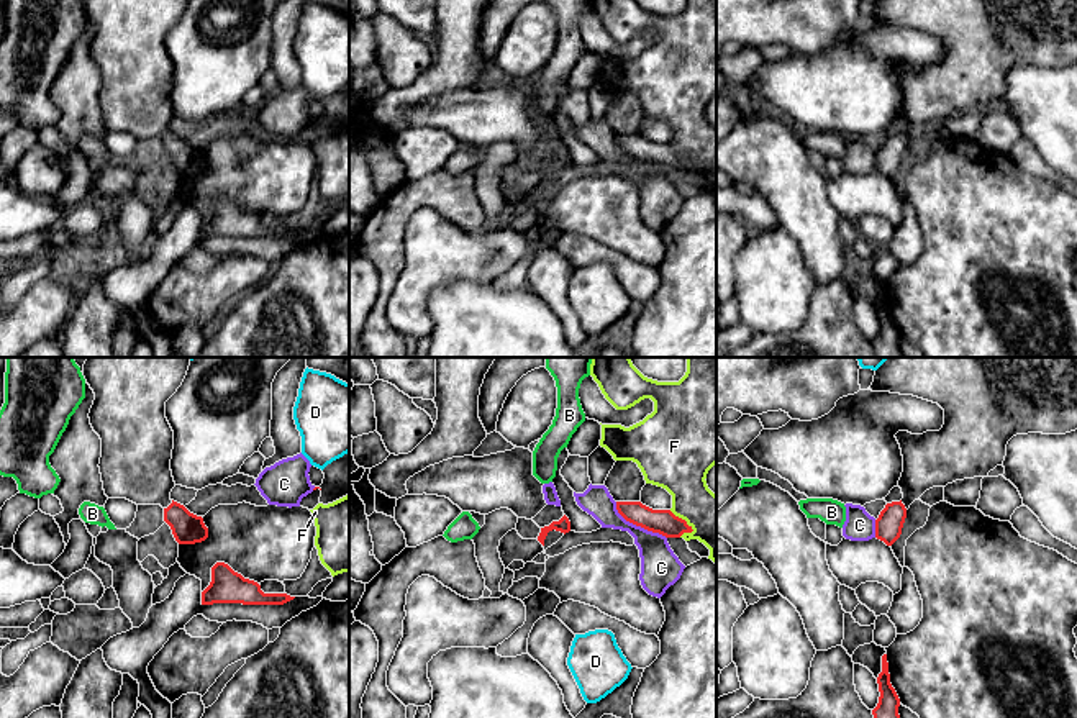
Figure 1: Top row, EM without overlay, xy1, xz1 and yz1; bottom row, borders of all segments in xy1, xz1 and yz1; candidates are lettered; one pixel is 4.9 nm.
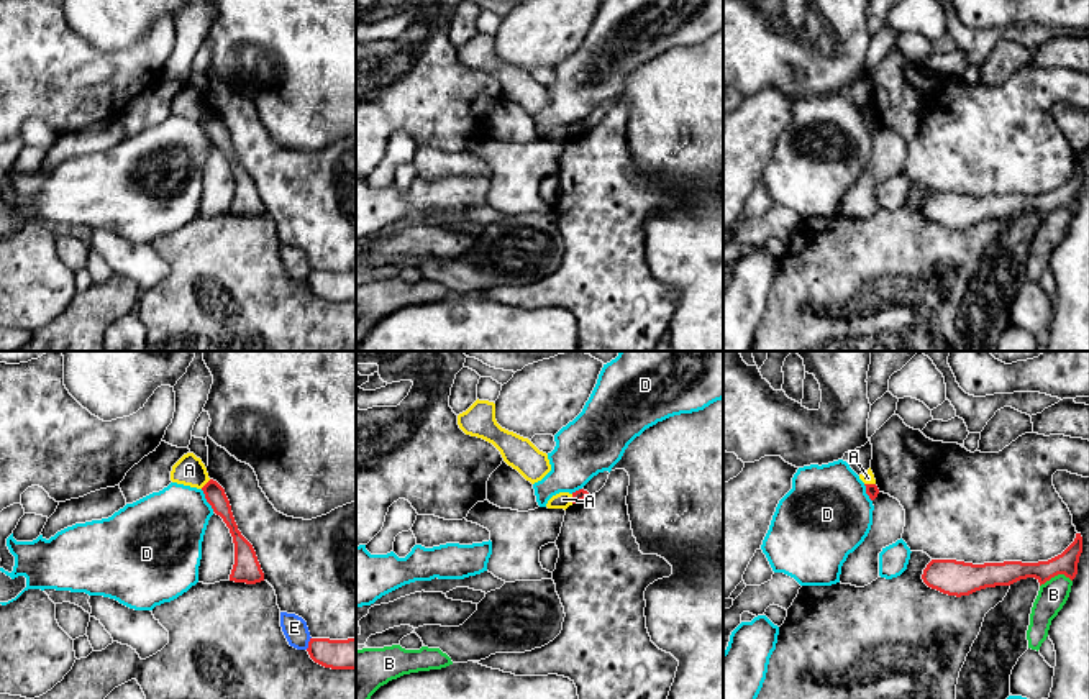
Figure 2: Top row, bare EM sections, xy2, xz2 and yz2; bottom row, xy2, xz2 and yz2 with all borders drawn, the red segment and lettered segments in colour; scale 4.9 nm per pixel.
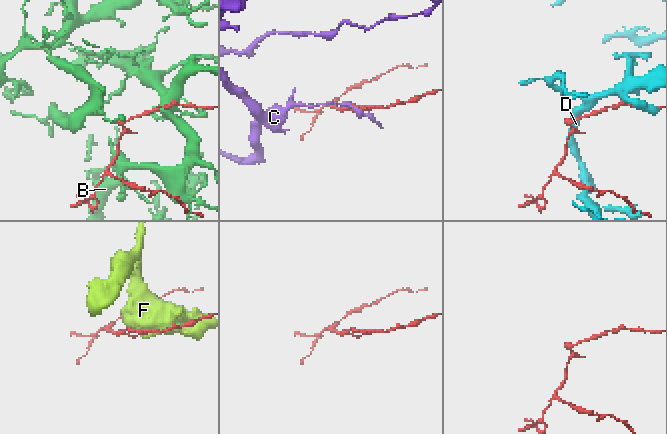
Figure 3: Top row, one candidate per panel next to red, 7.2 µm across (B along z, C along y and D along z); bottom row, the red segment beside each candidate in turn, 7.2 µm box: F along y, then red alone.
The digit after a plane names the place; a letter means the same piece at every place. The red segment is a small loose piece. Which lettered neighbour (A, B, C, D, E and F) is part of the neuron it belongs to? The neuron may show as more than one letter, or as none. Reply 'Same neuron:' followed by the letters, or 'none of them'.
Same neuron: none of them

